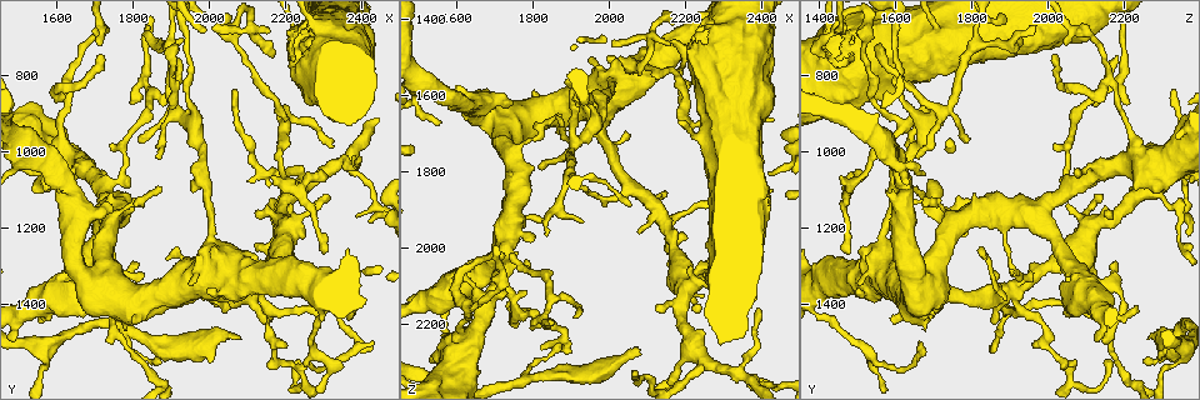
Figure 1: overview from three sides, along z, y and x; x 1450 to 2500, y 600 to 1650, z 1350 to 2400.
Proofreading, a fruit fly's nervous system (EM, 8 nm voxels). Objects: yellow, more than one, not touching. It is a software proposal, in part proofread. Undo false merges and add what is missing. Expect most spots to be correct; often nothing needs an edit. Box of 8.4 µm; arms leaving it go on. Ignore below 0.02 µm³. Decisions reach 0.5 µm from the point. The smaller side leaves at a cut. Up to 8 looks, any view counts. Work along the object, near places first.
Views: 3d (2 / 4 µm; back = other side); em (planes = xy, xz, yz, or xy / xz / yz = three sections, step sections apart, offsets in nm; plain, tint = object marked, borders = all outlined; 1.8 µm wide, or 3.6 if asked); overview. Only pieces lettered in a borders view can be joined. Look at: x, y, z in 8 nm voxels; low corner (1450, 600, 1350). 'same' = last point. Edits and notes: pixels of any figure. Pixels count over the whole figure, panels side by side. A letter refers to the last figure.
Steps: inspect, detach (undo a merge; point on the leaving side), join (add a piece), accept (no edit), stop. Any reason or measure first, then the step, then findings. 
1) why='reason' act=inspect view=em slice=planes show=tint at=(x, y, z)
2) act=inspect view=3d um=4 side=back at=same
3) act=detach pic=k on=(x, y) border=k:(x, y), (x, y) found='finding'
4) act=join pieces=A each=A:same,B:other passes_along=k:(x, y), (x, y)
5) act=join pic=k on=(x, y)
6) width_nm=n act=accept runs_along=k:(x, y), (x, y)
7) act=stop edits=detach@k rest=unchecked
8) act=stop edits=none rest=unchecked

why='thick turns thin' act=inspect view=3d um=4 at=(2235, 685, 1505)

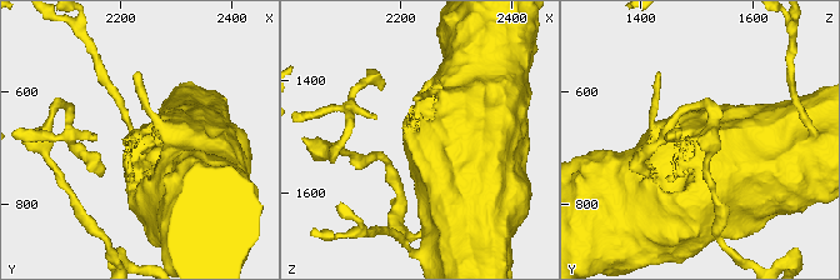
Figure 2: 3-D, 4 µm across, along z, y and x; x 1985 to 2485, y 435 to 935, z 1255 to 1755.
act=inspect view=em slice=planes show=borders at=(2235, 680, 1505)

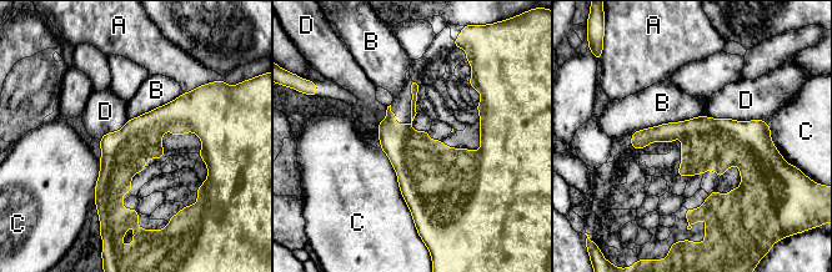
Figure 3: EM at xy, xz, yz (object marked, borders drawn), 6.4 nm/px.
act=accept each=A:other,B:other,C:other,D:other runs_along=3:(767, 134), (662, 132), (633, 144) found='all the same cell'

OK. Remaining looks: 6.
why='thick turns thin' act=inspect view=3d um=4 at=(1675, 1310, 2070)

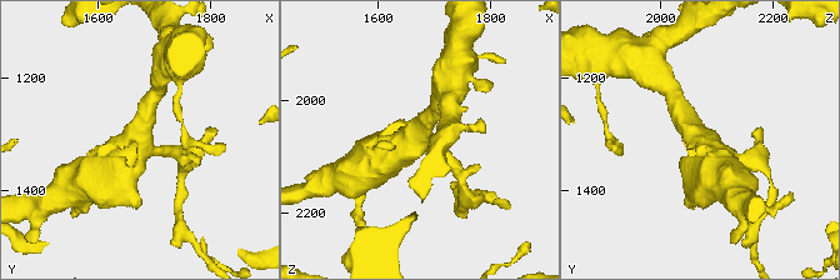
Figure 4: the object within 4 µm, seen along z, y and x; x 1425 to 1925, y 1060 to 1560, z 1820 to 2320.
arms=3 arm_widths_nm=190,260,550 why='now the EM' act=inspect view=em slice=xz step=16 show=borders at=(1670, 1315, 2065)

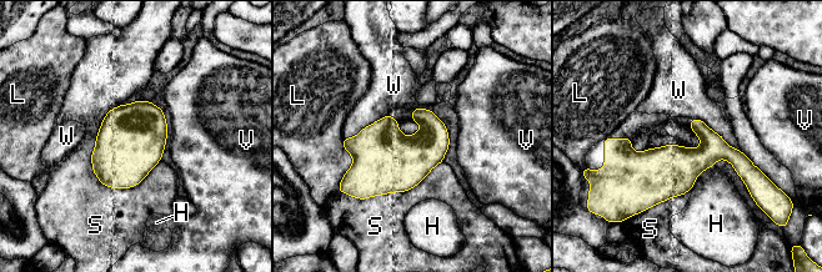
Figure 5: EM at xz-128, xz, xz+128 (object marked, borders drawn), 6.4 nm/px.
width_nm=90 act=accept each=H:other,L:other,S:other,V:other,W:other found='all the same cell'

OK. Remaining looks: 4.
why='an open end' act=inspect view=em slice=planes show=plain at=(2070, 1480, 2265)

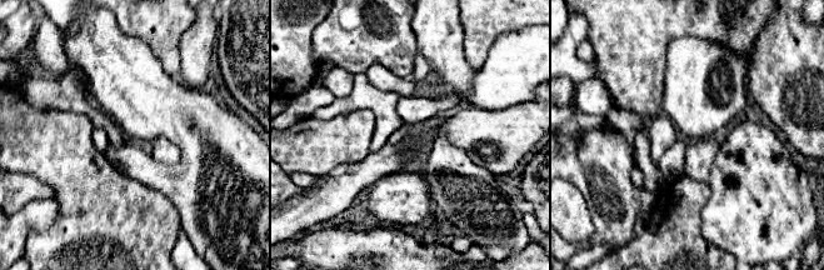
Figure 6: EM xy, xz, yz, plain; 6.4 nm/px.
why='what lies round it' act=inspect view=em slice=planes show=borders at=same

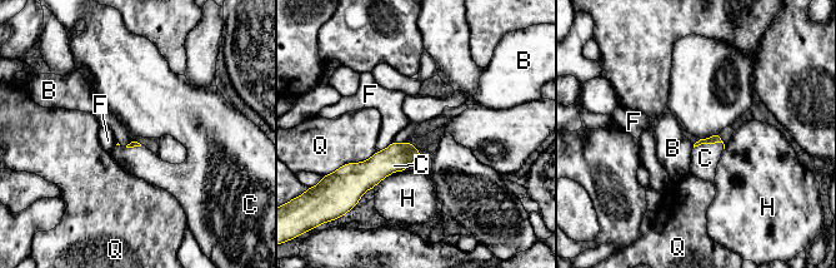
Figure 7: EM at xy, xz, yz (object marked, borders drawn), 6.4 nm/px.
act=join pieces=C each=B:other,C:same,F:other,H:other,Q:other passes_along=7:(714, 139), (709, 143), (705, 158) found='it goes on there'

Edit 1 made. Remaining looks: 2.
act=stop edits=join@7 rest=unchecked

